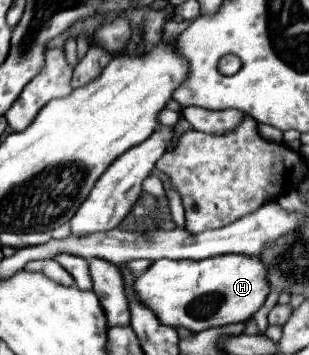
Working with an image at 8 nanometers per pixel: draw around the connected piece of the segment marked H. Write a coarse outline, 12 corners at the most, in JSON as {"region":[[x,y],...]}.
{"region":[[258,256],[156,260],[134,290],[162,324],[202,332],[270,294]]}

